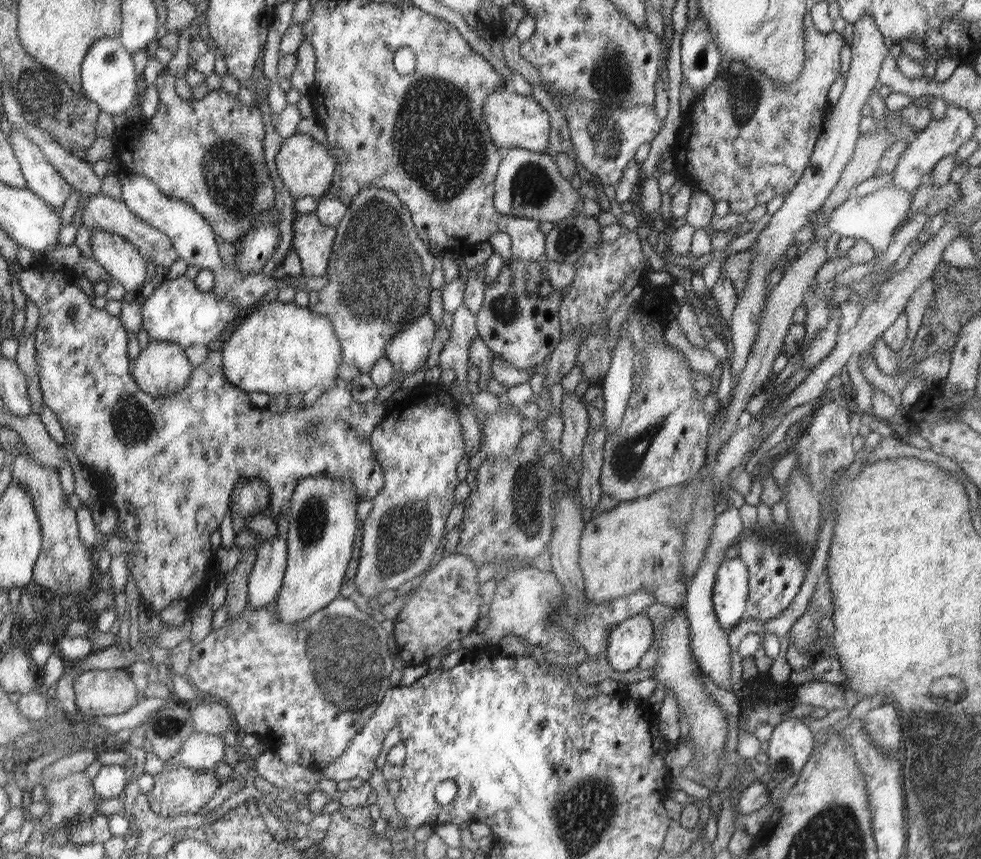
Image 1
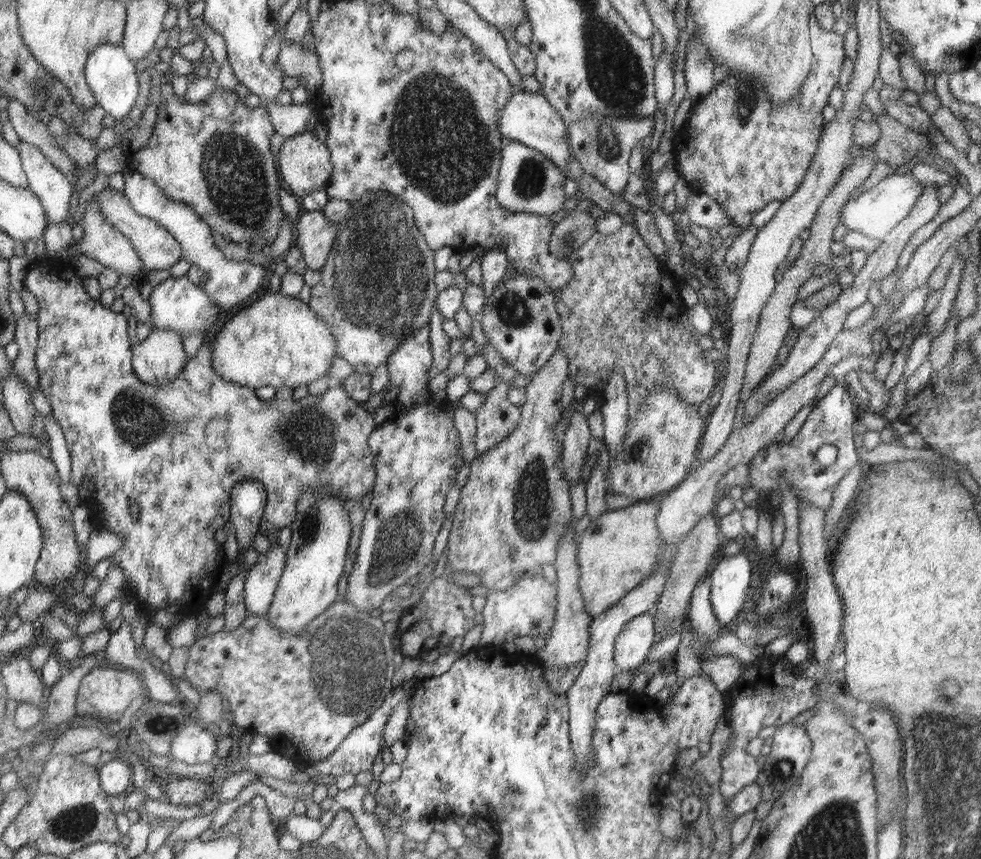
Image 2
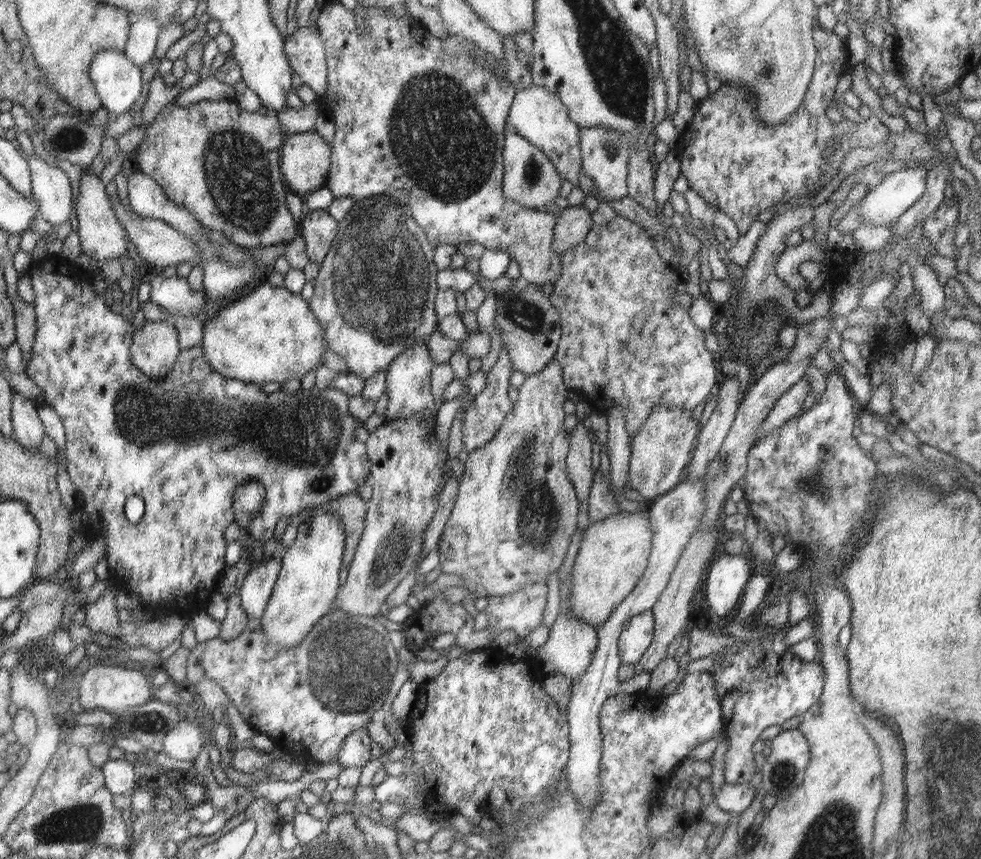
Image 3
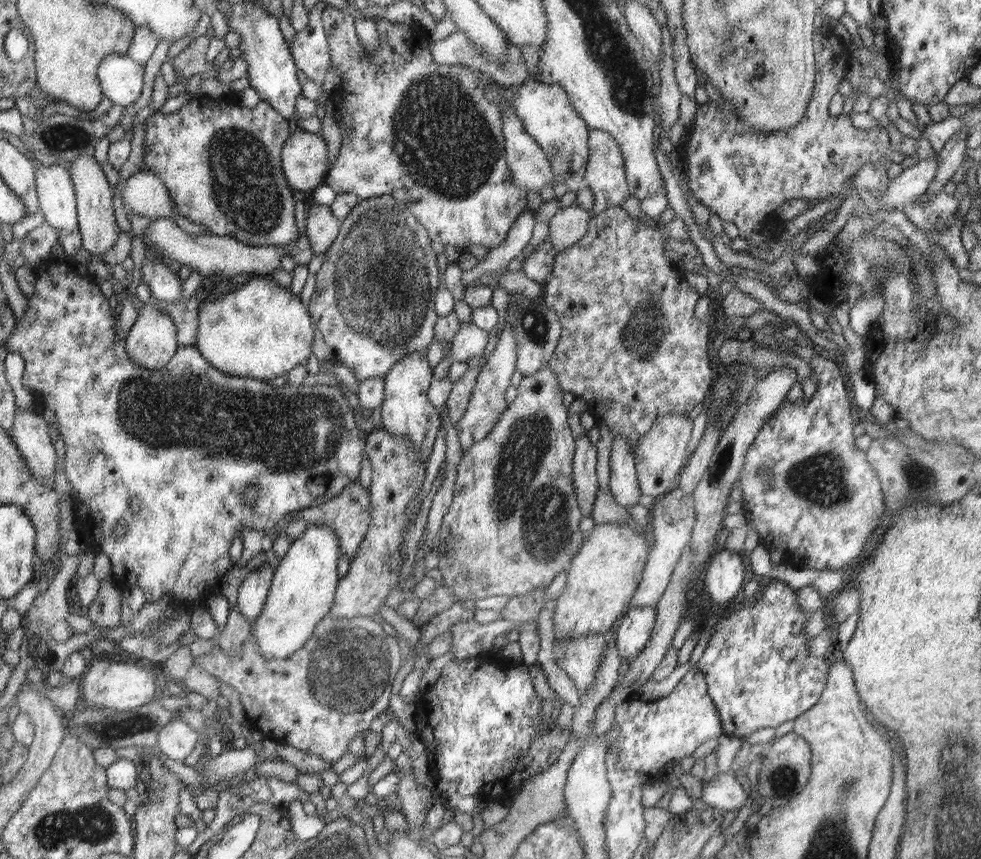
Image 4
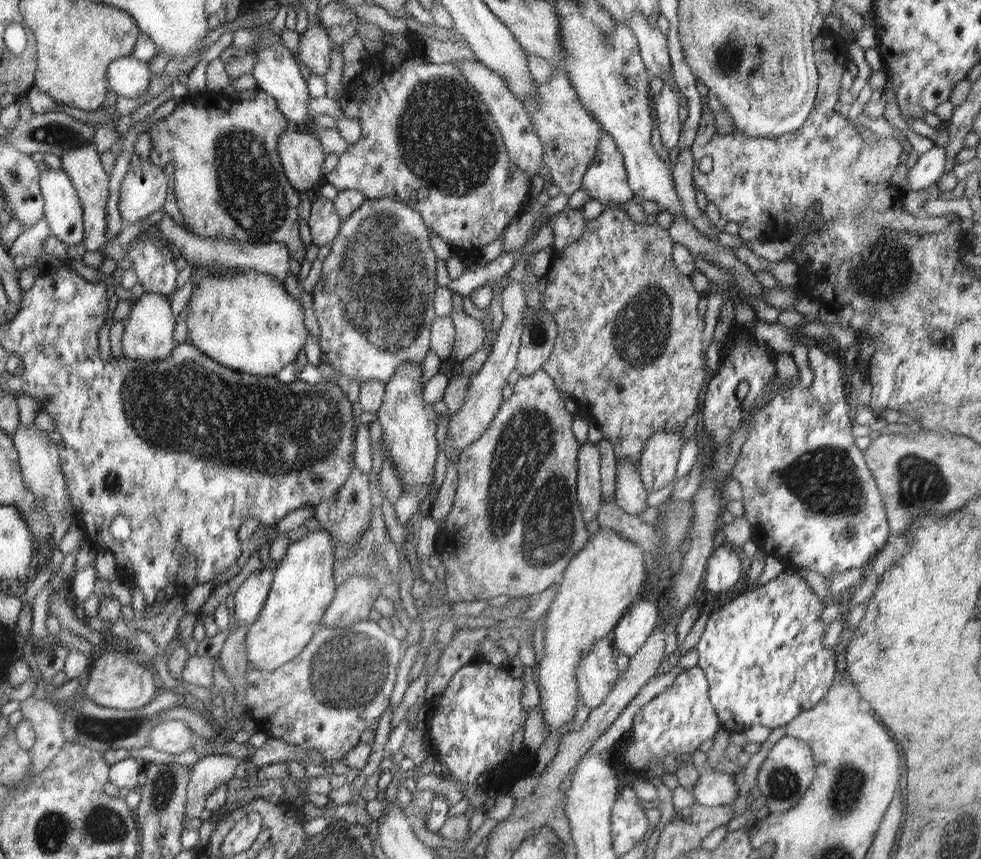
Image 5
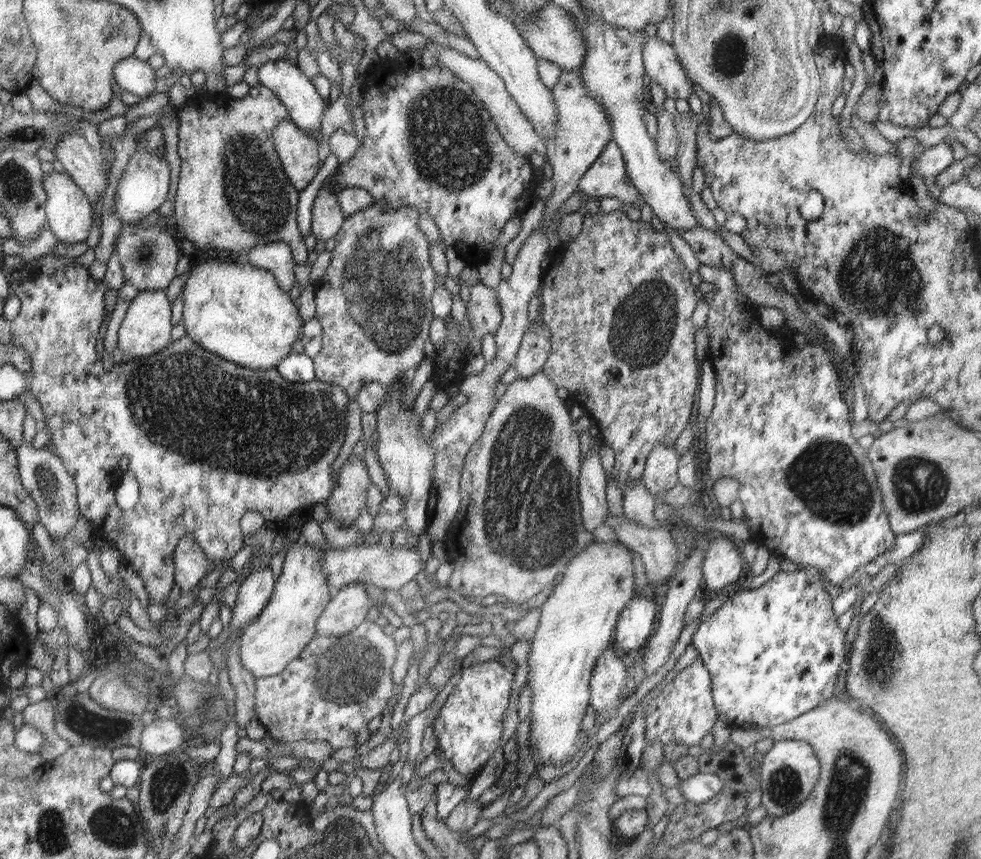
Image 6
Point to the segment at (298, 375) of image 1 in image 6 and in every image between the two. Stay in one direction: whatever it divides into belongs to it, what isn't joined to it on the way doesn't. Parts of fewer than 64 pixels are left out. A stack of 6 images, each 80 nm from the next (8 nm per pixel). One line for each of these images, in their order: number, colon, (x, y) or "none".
2: (279, 340)
3: (268, 335)
4: (260, 330)
5: (248, 322)
6: (235, 310)

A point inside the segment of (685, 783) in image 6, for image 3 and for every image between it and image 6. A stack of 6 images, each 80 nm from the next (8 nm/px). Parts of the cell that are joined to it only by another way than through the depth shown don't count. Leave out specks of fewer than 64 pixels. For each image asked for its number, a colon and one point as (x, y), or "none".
3: (734, 798)
4: (724, 793)
5: (717, 787)

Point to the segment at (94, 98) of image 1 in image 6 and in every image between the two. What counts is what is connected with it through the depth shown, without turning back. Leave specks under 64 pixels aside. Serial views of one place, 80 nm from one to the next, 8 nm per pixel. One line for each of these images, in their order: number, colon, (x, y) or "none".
2: (111, 75)
3: (119, 83)
4: (121, 76)
5: (128, 77)
6: (134, 76)

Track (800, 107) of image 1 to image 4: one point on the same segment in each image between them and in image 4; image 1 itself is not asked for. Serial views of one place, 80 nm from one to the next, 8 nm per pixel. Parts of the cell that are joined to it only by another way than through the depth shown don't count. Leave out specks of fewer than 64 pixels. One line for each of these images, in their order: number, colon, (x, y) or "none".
2: (735, 148)
3: (733, 161)
4: (750, 173)

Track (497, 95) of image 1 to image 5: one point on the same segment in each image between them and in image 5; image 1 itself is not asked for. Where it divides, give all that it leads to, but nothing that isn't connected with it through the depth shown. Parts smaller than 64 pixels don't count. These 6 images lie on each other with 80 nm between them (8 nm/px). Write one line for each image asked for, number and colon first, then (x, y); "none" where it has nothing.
2: (529, 119)
3: (537, 115)
4: (547, 115)
5: (569, 134)

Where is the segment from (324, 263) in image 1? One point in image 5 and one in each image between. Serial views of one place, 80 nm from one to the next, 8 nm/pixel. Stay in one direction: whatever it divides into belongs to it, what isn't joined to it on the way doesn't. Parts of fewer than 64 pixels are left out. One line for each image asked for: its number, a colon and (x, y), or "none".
2: (314, 234)
3: (319, 229)
4: (322, 226)
5: (325, 223)

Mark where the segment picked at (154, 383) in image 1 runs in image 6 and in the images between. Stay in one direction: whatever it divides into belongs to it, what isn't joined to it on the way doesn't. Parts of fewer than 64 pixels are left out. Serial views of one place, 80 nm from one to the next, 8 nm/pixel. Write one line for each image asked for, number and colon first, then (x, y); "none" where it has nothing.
2: (160, 359)
3: (156, 349)
4: (152, 342)
5: (149, 335)
6: (145, 330)

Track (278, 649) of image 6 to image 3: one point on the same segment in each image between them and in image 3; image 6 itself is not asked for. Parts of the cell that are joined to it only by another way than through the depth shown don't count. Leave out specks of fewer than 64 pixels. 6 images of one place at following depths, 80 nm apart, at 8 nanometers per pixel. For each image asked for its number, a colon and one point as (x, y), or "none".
3: (307, 584)
4: (302, 592)
5: (303, 585)

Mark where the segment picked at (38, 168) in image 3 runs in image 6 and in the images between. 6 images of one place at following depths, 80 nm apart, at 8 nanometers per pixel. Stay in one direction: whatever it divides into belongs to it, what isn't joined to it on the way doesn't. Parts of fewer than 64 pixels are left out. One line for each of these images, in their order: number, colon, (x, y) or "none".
4: (58, 202)
5: (62, 208)
6: (69, 213)

